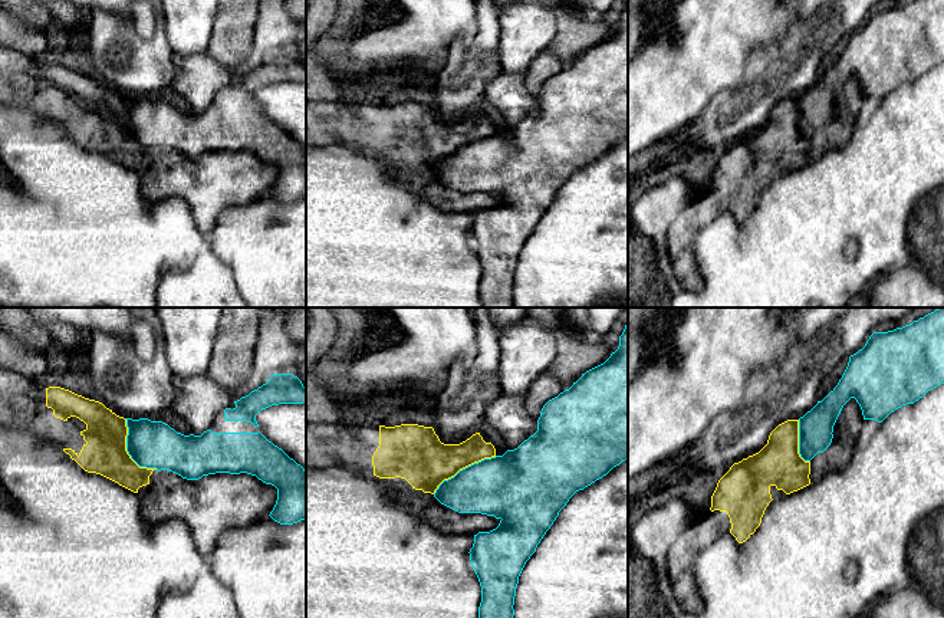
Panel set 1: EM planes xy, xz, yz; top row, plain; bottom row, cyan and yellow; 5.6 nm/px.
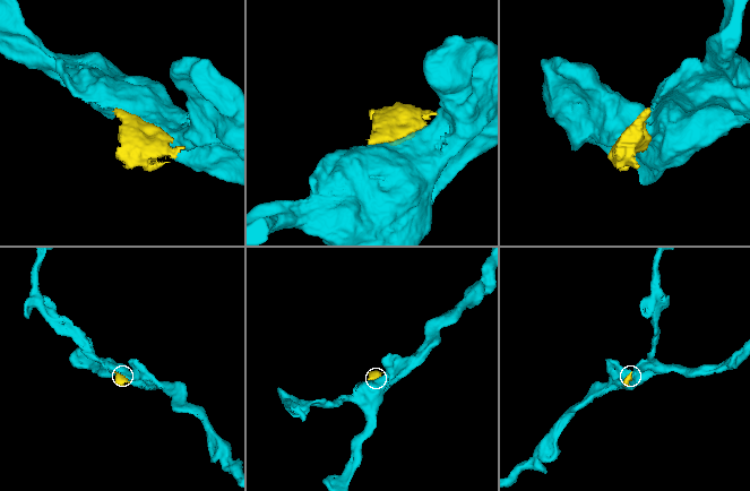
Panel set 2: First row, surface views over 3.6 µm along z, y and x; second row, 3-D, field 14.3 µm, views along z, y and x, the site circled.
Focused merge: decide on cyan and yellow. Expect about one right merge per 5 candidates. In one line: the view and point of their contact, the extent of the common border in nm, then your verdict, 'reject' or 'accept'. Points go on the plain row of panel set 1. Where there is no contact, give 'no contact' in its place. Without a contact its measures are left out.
contact xy (127, 128); length 340 nm; reject

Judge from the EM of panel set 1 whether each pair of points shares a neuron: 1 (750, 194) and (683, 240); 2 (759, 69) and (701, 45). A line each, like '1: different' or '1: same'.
1: same
2: different

